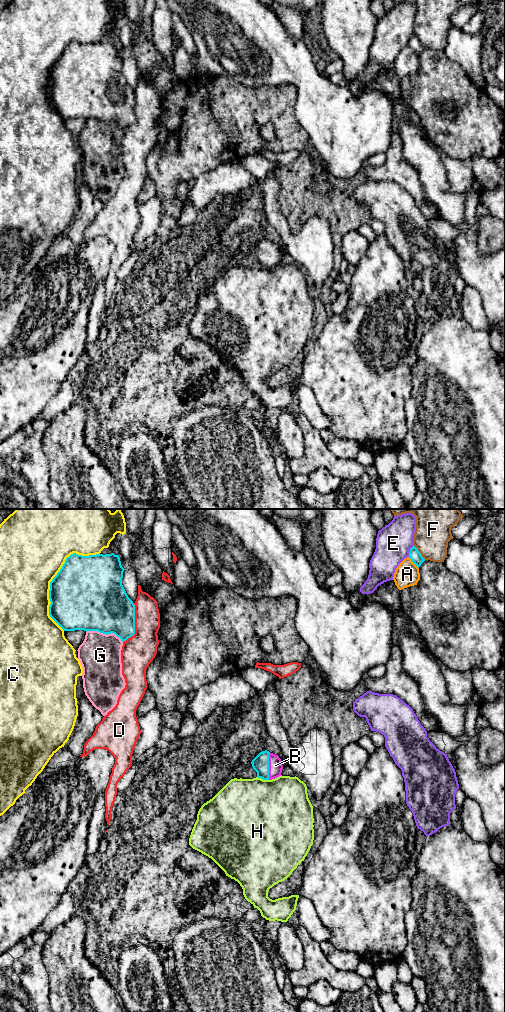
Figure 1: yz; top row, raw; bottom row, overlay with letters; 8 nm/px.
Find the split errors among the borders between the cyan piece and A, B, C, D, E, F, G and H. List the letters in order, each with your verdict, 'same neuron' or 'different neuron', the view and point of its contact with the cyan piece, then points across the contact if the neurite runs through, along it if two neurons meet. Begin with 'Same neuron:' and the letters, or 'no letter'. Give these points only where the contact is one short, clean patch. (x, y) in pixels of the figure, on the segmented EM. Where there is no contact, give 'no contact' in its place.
Same neuron: B
A: different neuron; contact yz (413, 562)
B: same neuron; contact yz (268, 766); way yz (260, 763), (268, 766), (275, 765)
C: different neuron; contact yz (53, 578)
D: different neuron; contact yz (134, 624)
E: different neuron; contact yz (410, 551)
F: different neuron; contact yz (419, 552)
G: different neuron; contact yz (105, 633)
H: different neuron; contact yz (263, 779)

